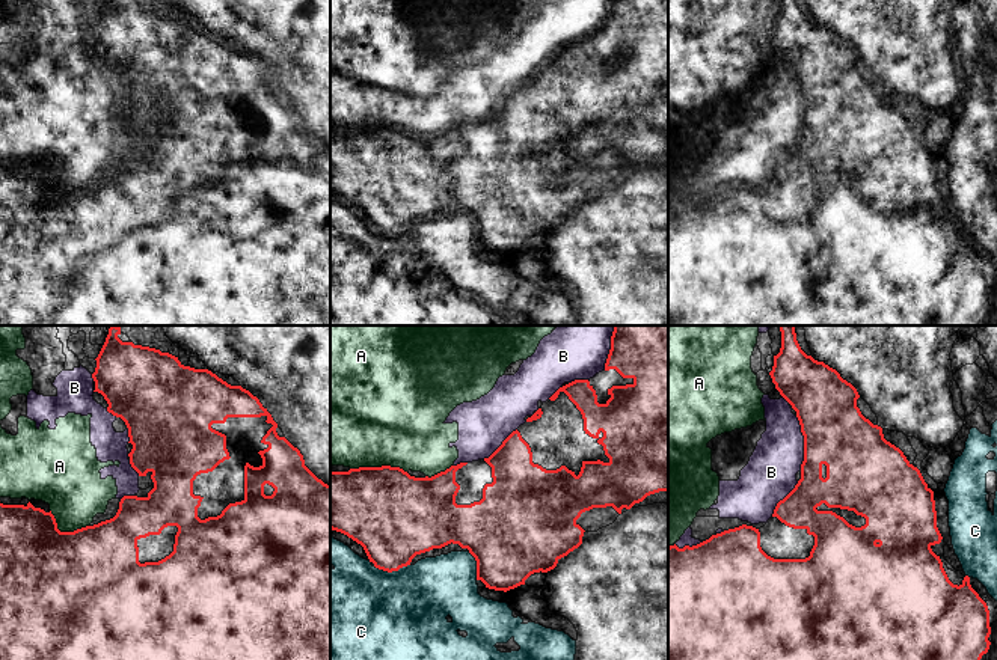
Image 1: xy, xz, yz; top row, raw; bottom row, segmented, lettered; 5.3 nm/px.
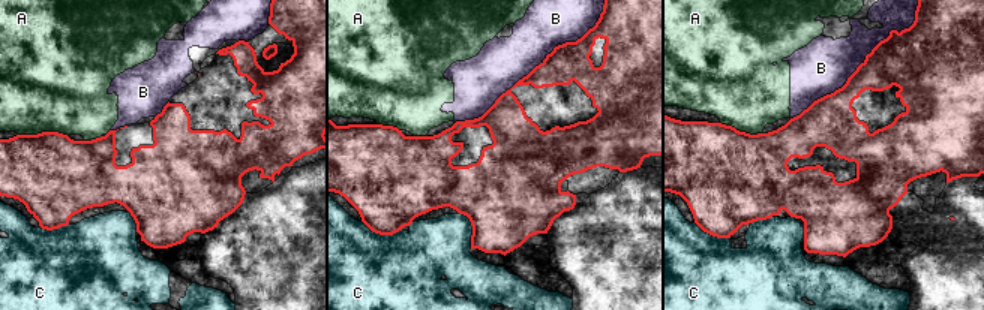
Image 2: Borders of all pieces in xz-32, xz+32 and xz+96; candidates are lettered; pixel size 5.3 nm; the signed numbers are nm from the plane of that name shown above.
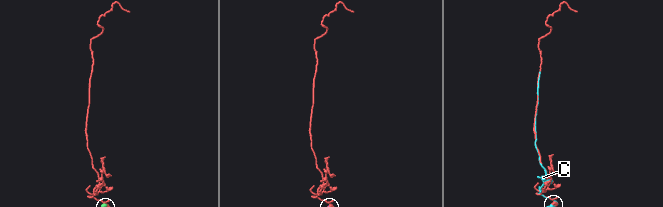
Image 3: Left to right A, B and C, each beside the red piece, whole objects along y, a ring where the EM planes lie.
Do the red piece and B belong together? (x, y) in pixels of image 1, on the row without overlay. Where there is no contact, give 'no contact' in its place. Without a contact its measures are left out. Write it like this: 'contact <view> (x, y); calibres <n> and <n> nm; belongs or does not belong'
contact yz (804, 106); calibres 340 and 280 nm; does not belong

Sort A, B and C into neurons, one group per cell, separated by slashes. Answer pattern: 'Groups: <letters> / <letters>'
Groups: A B / C

